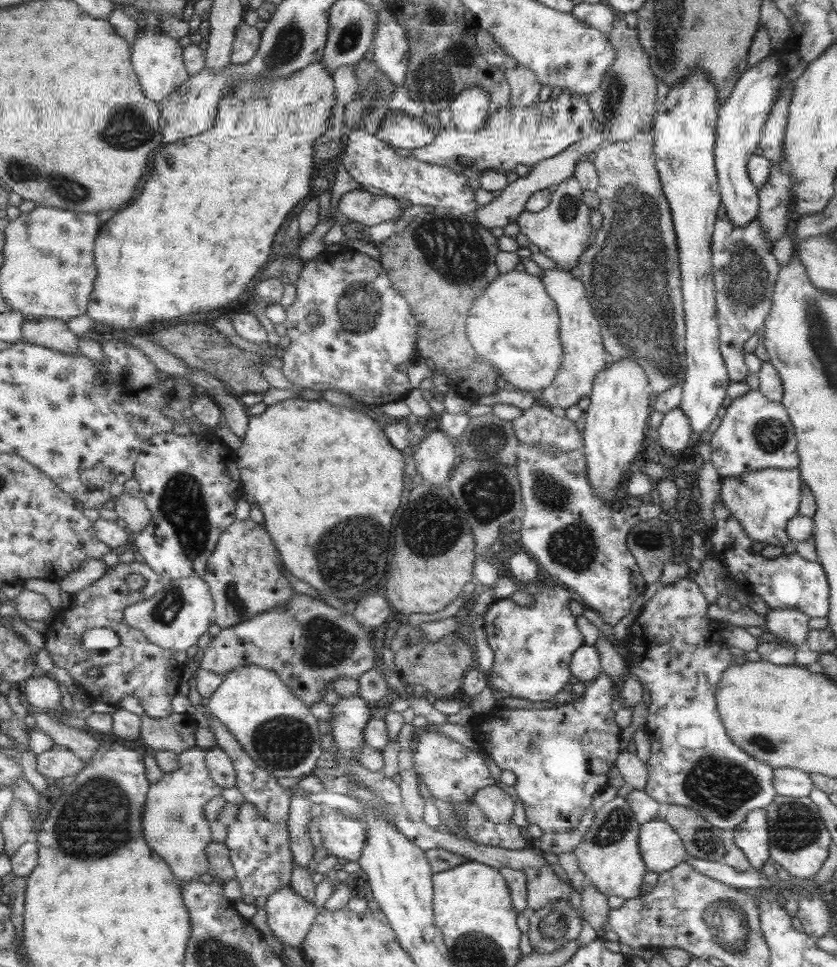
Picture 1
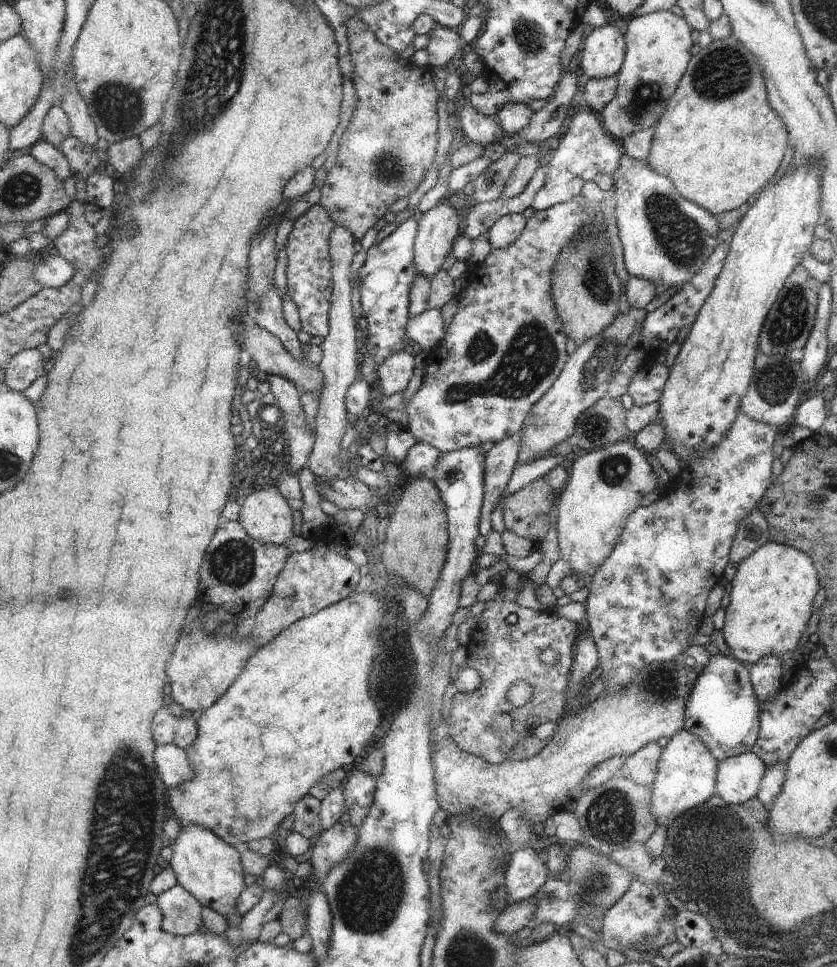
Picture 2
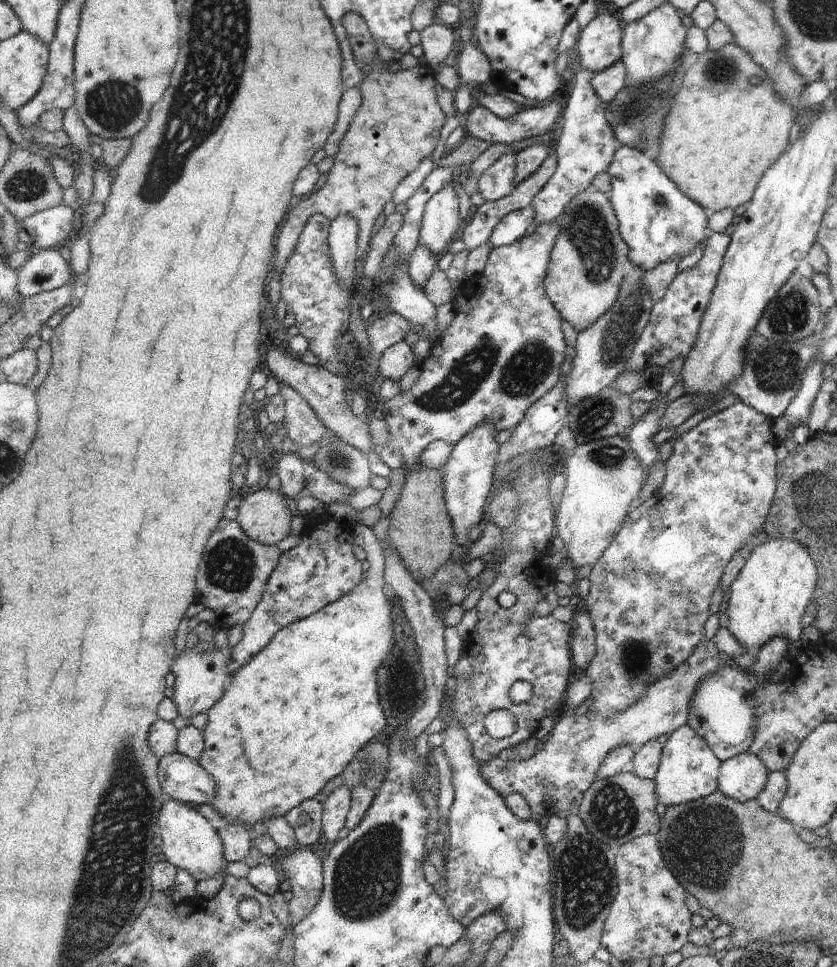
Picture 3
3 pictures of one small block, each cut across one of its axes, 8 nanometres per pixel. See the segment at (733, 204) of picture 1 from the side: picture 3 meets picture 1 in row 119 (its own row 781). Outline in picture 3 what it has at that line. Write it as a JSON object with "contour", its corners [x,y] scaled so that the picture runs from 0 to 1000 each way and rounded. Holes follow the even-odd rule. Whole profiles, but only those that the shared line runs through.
{"contour":[[[896,778],[884,779],[861,788],[858,817],[872,827],[890,830],[912,818],[918,800],[904,782]]]}

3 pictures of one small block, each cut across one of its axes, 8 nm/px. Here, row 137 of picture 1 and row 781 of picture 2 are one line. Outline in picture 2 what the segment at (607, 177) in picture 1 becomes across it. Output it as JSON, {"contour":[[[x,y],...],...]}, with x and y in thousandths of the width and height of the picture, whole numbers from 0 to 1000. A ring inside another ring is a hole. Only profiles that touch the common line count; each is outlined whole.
{"contour":[[[785,767],[773,769],[763,778],[748,784],[744,794],[740,796],[740,802],[756,807],[766,813],[779,813],[786,801],[792,775]]]}

